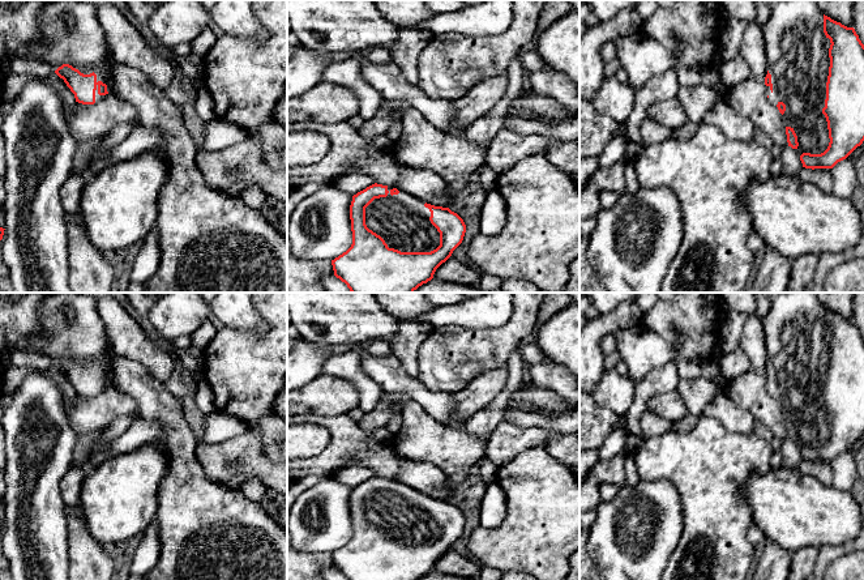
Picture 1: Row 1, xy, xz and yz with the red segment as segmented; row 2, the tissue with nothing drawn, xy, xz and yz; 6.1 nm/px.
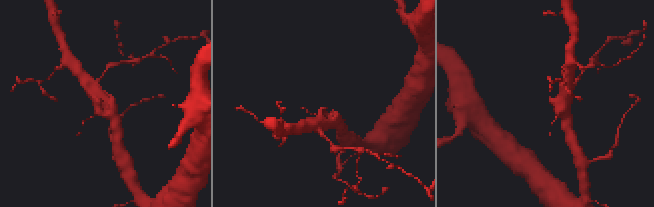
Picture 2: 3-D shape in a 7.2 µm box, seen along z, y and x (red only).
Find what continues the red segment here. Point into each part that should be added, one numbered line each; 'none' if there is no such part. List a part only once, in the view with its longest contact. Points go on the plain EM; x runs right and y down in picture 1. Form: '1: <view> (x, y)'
1: xz (402, 514)

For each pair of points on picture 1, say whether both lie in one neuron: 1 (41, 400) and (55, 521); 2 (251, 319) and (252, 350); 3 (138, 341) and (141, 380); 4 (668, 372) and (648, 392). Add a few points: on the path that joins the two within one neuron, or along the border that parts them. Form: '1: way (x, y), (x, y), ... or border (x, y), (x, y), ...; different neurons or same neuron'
1: way (41, 430), (41, 491); same neuron
2: border (225, 325), (251, 331), (260, 337), (269, 327); different neurons
3: border (114, 348), (119, 354), (140, 362), (163, 383); different neurons
4: way (663, 378), (653, 387); same neuron

